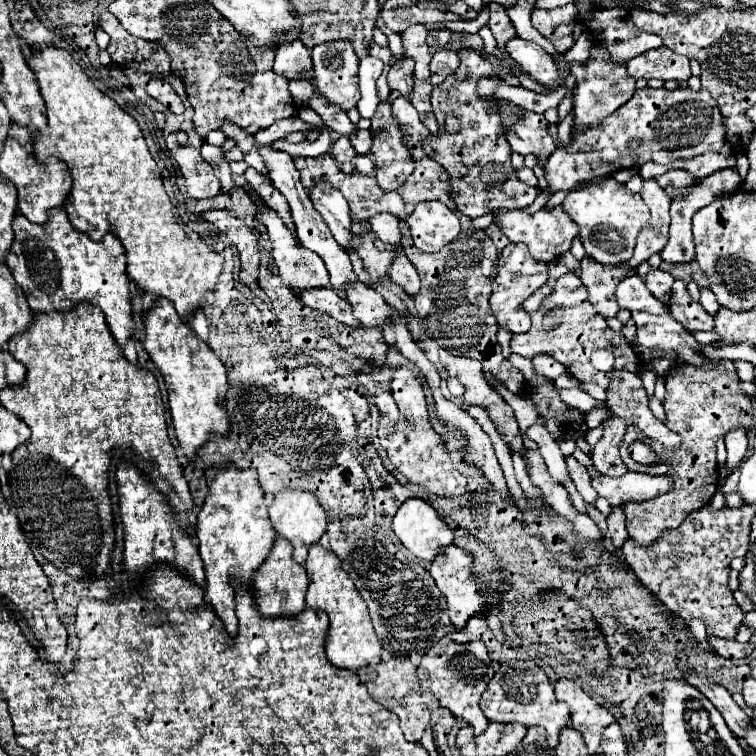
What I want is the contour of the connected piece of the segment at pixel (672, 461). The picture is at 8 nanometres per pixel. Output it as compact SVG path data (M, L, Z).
M723 361L721 367L693 367L687 363L675 363L665 375L667 395L663 399L665 407L665 425L681 435L681 447L677 451L665 453L667 463L673 469L673 489L659 497L647 501L629 501L623 503L621 509L627 517L627 533L641 545L655 541L663 529L679 527L685 517L707 505L717 491L719 467L715 459L715 443L723 437L731 427L753 425L753 401L739 389L739 377L731 361Z

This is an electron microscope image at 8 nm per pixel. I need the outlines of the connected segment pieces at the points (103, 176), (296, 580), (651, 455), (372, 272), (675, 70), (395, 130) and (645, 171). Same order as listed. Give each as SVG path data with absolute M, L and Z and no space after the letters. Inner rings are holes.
M53 45L33 49L27 63L39 81L49 119L47 129L39 131L33 137L33 155L39 161L55 155L67 163L73 177L73 187L64 209L73 227L77 227L81 233L91 235L91 239L95 241L99 241L105 233L115 233L125 247L129 277L135 281L135 285L147 293L155 293L157 297L167 297L175 305L177 313L187 321L187 317L201 307L205 293L215 289L223 257L215 253L207 243L203 243L197 233L183 231L165 193L157 163L153 161L145 145L137 121L93 85L93 81L83 73L69 51Z
M277 537L269 557L259 565L253 575L253 587L257 597L257 609L265 617L279 617L279 615L297 615L305 609L305 593L307 593L307 573L305 567L295 563L293 547L285 537Z
M633 441L629 445L629 453L631 453L633 461L637 461L641 465L657 465L657 463L661 463L659 455L649 445L645 445L643 441Z
M353 219L351 233L355 235L353 241L357 241L357 243L353 243L355 251L363 259L371 281L379 281L383 275L387 275L387 269L391 267L391 261L393 261L395 253L389 251L389 249L387 251L379 251L375 247L375 241L369 237L369 229L363 227L357 219Z
M659 47L659 49L655 49L655 53L639 55L639 57L635 57L635 63L631 59L627 63L627 71L631 75L635 71L635 73L647 73L647 77L663 77L663 81L669 81L669 79L687 81L691 77L687 57L677 55L667 47ZM657 51L663 51L663 53L657 53Z
M391 99L379 103L375 115L371 117L371 133L371 155L379 187L385 191L395 191L405 183L415 163L409 157L409 149L403 145L403 129L397 125L391 113Z
M645 163L641 167L641 177L643 179L651 179L651 177L659 177L669 169L669 165L657 165L657 163Z

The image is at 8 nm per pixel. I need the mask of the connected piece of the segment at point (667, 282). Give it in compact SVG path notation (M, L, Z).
M651 269L647 279L645 279L645 285L647 289L651 291L651 295L655 295L661 303L667 303L669 297L671 297L671 285L673 285L673 275L661 271L661 269Z

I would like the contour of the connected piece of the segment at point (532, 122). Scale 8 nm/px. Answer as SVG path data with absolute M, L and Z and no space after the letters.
M499 101L499 109L503 125L509 129L507 139L511 149L519 155L535 155L539 165L545 167L551 151L557 147L555 139L547 131L547 119L531 111L521 111L517 105L507 101Z

